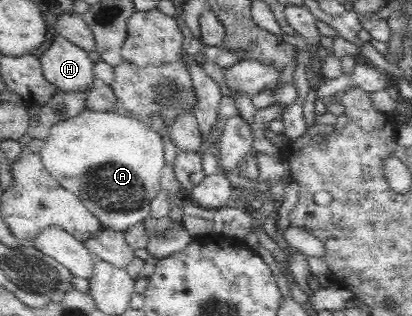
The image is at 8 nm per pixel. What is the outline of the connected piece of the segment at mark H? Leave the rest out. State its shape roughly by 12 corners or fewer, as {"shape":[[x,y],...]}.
{"shape":[[58,33],[40,61],[58,92],[94,85],[95,62]]}

